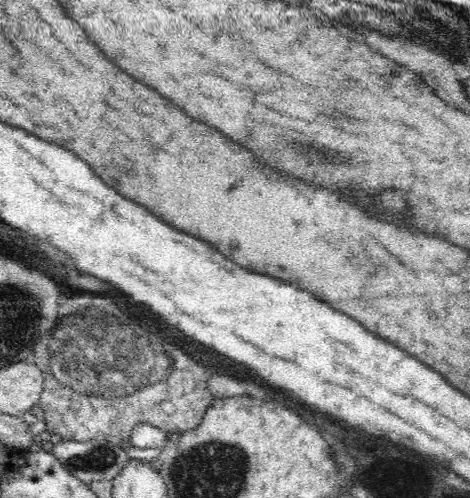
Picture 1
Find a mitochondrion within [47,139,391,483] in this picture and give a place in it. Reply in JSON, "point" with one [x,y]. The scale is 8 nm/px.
{"point":[99,459]}

